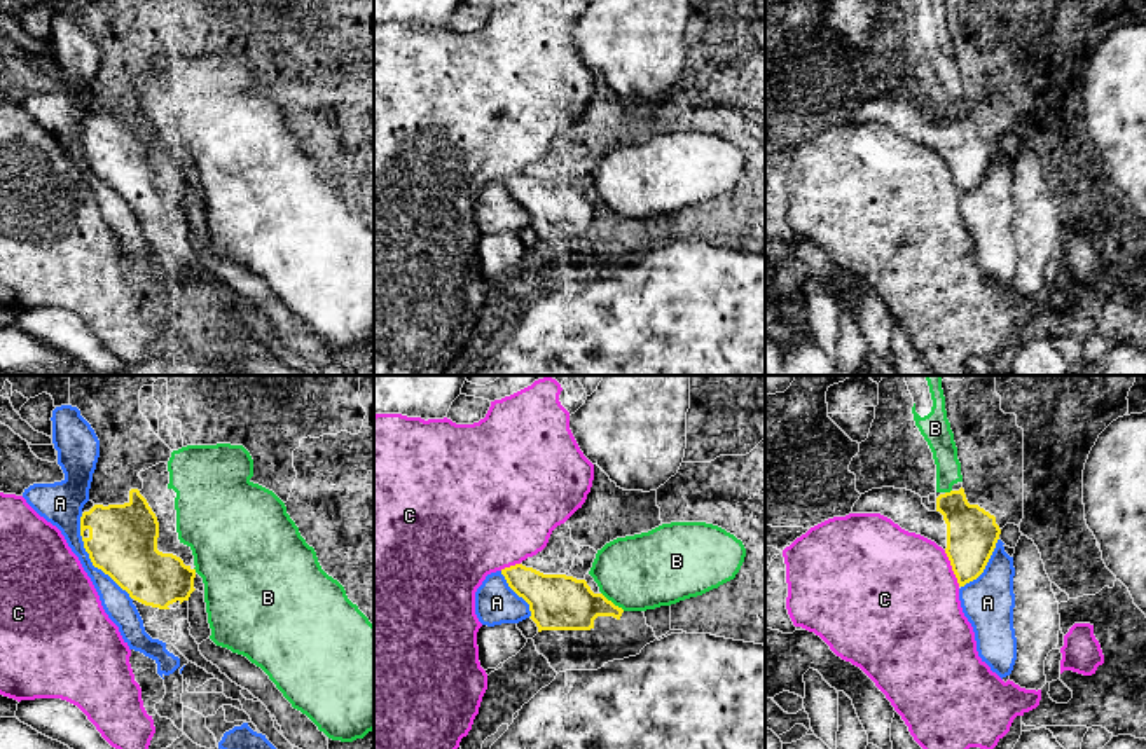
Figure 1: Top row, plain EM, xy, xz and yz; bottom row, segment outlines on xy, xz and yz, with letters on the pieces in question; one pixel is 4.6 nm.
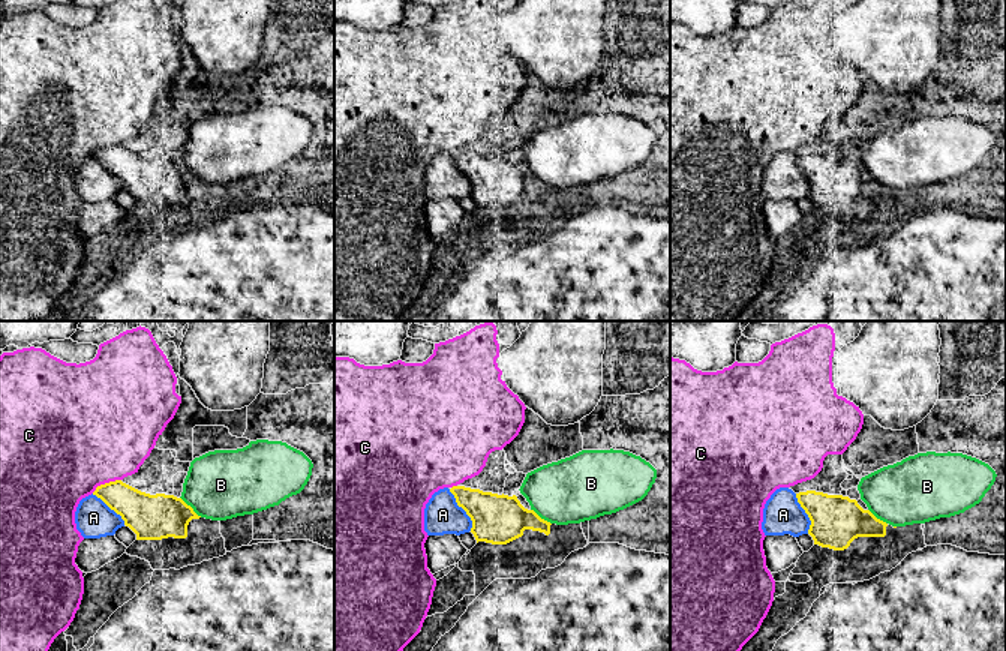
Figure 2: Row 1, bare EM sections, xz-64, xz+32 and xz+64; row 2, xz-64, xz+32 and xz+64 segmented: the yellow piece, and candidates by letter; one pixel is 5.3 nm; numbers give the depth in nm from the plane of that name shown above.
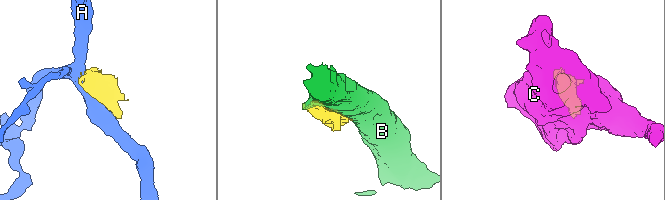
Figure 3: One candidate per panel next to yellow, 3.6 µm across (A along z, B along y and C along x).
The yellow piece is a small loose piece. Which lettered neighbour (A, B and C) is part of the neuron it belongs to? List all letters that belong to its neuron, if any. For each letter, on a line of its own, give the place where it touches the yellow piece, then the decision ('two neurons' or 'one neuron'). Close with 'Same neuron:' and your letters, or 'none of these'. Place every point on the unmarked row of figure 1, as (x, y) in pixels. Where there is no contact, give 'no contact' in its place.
A: contact xy (89, 166); two neurons
B: contact xz (612, 212); two neurons
C: contact yz (952, 177); two neurons
Same neuron: none of these

